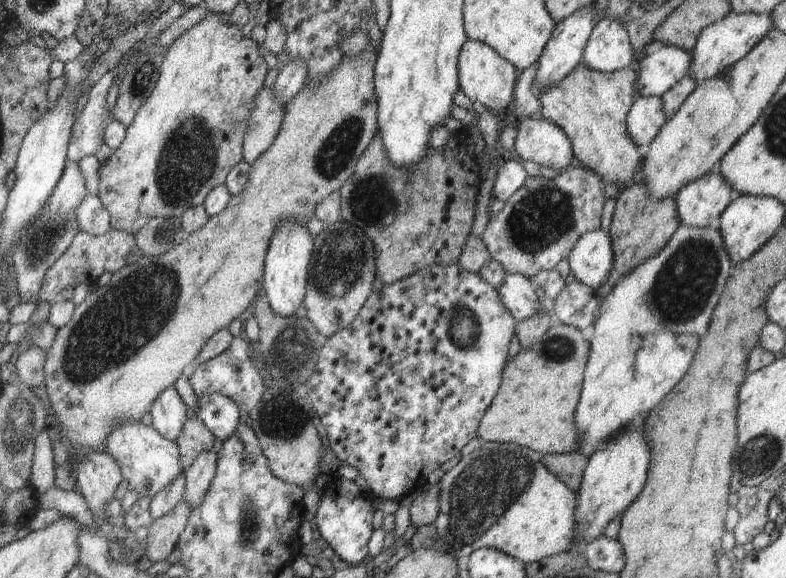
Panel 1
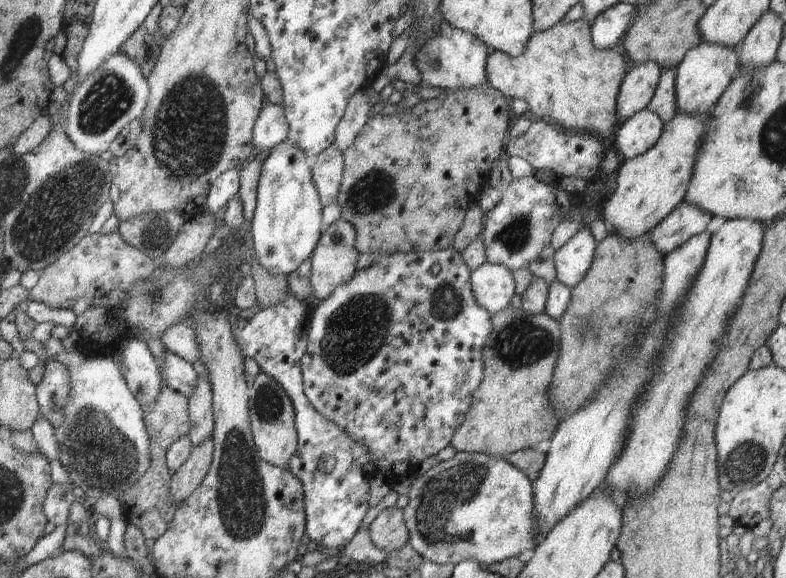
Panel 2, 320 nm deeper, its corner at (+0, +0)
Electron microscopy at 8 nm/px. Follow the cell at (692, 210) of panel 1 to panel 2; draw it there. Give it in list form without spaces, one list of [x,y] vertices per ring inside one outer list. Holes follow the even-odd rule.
[[[682,202],[652,229],[652,244],[665,257],[689,238],[706,231],[712,217],[690,203]]]

